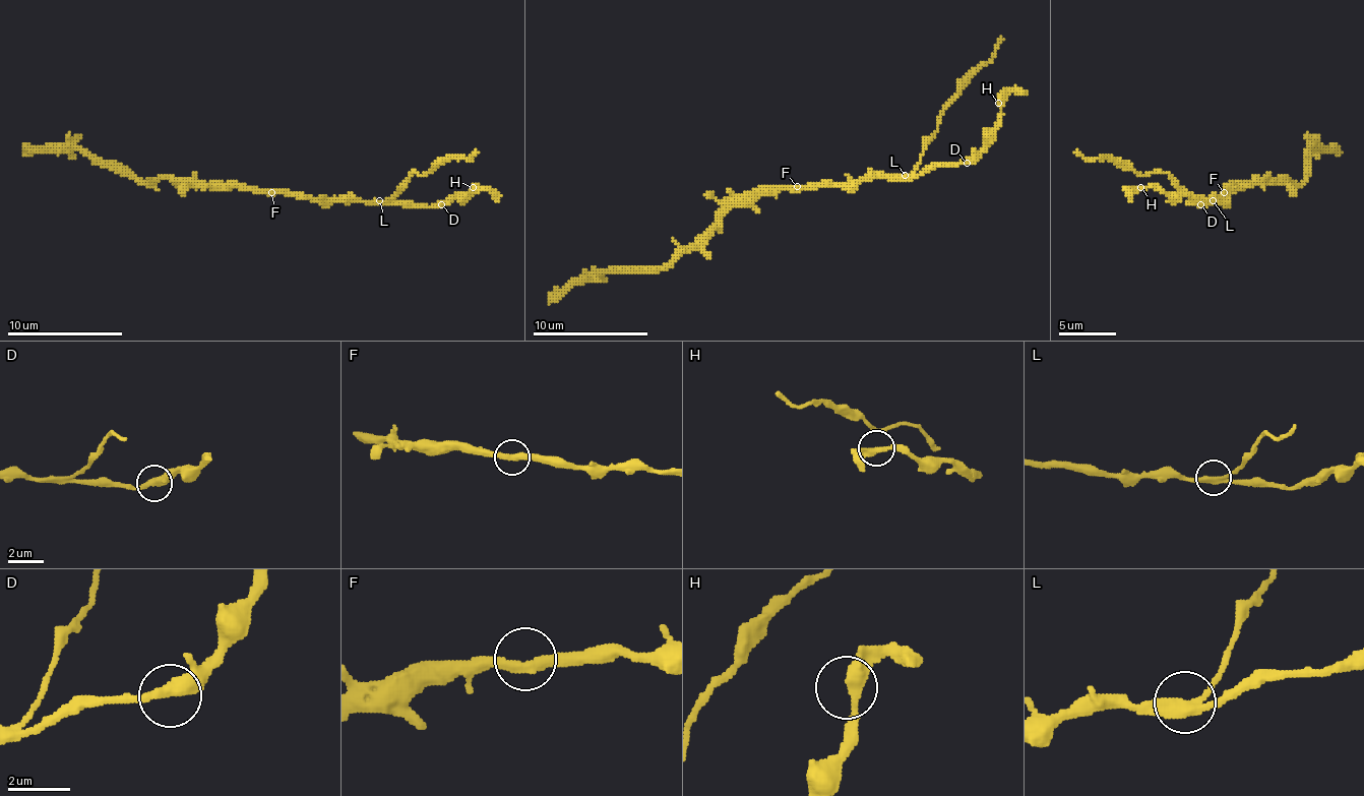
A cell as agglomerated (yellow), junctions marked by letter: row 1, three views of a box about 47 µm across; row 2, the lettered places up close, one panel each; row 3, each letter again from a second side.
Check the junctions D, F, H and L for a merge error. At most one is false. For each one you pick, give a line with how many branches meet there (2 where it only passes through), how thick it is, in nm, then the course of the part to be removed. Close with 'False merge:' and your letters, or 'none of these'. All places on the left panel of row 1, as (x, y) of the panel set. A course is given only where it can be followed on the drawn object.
L: 3 branches meet; 300 nm thick; foreign part runs (380, 201), (397, 192), (412, 173), (418, 175), (452, 158), (467, 158), (476, 152)
False merge: L

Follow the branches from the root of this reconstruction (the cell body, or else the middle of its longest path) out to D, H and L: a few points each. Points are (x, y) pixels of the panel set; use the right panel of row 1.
D: (1227, 192), (1203, 207), (1200, 204)
H: (1227, 192), (1203, 207), (1186, 195), (1166, 195), (1155, 187), (1140, 187)
L: (1227, 192), (1213, 201)

